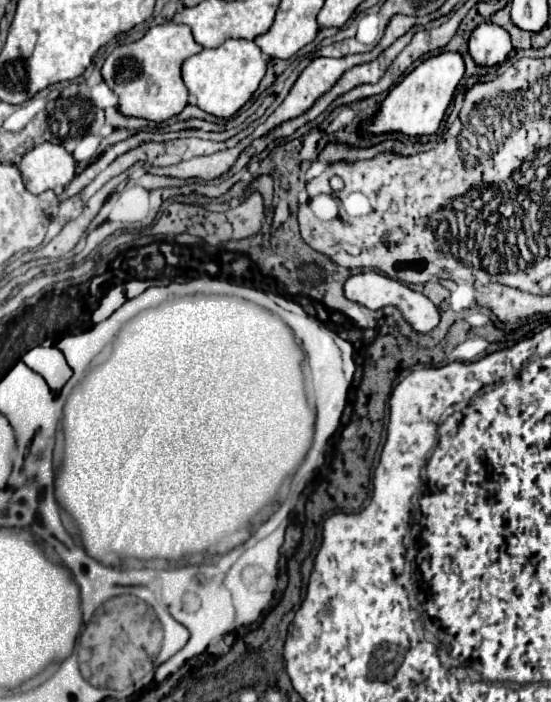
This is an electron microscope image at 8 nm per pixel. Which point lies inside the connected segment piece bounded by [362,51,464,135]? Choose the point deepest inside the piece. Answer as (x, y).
(416, 106)

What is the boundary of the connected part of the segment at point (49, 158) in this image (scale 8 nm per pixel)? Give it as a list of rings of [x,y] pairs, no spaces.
[[[46,141],[28,151],[18,163],[18,169],[26,189],[38,195],[46,189],[66,187],[74,179],[76,161],[62,145],[52,145]]]

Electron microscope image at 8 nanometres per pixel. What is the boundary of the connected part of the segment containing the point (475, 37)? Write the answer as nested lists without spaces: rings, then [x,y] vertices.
[[[480,23],[470,35],[468,49],[478,65],[494,67],[502,63],[512,49],[510,33],[496,23]]]

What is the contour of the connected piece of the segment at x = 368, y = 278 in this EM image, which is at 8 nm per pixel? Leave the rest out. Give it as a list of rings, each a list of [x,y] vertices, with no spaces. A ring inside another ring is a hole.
[[[368,271],[368,273],[360,273],[360,275],[352,275],[348,281],[346,281],[346,287],[344,287],[344,293],[350,301],[356,301],[356,303],[362,303],[362,305],[394,305],[402,311],[404,319],[412,325],[412,329],[420,335],[426,335],[430,333],[438,323],[440,323],[440,313],[436,309],[436,305],[424,297],[422,293],[416,293],[412,291],[410,287],[406,287],[404,283],[396,281],[396,279],[390,279],[382,273],[376,273],[376,271]]]

